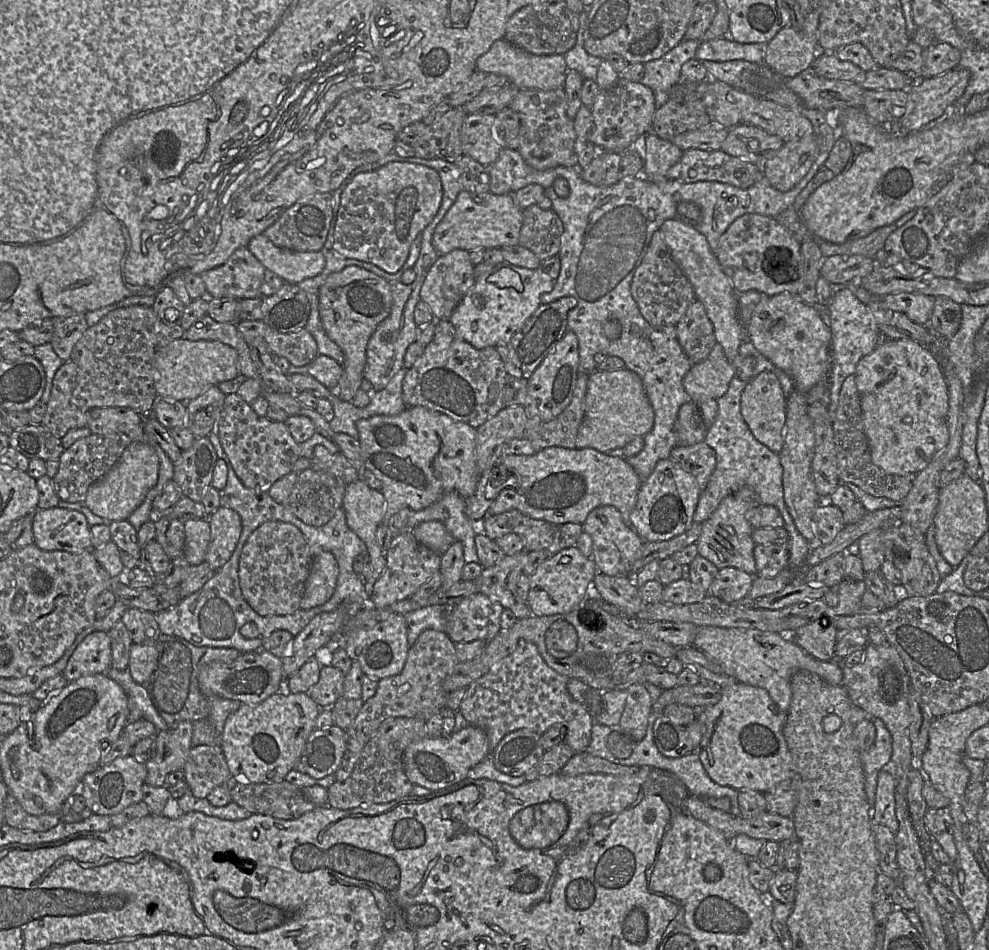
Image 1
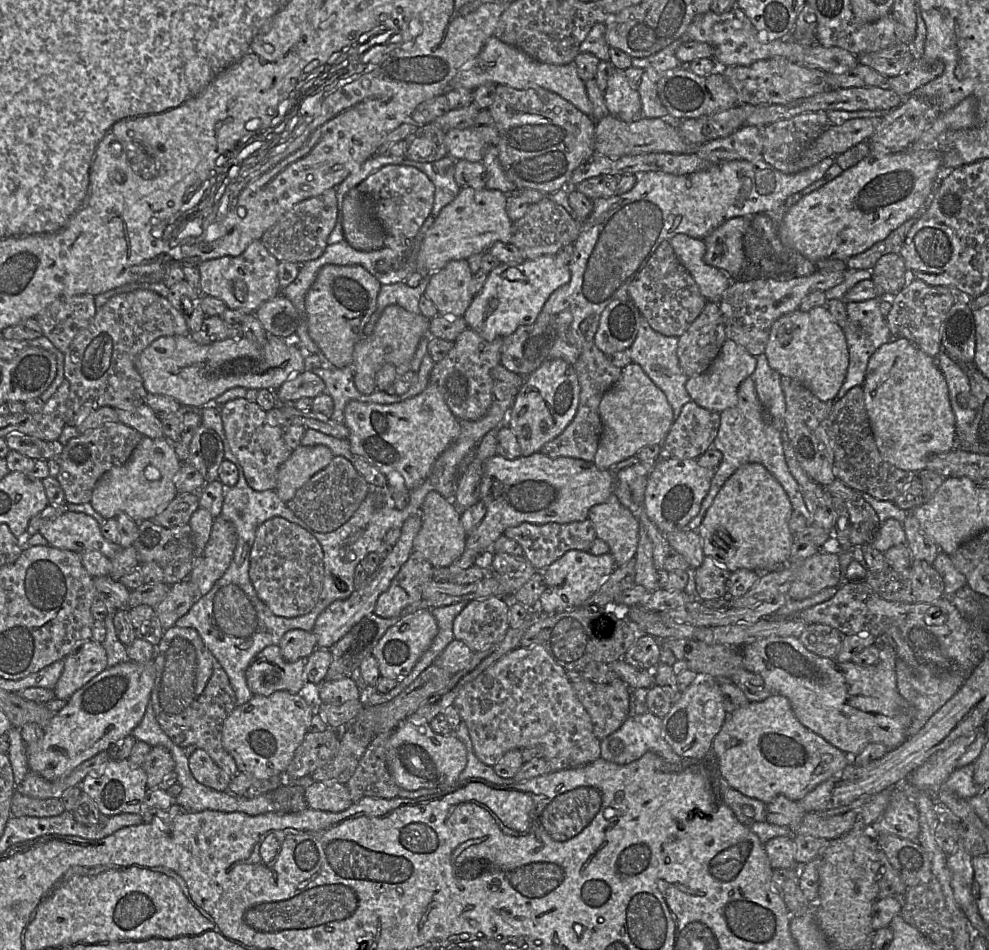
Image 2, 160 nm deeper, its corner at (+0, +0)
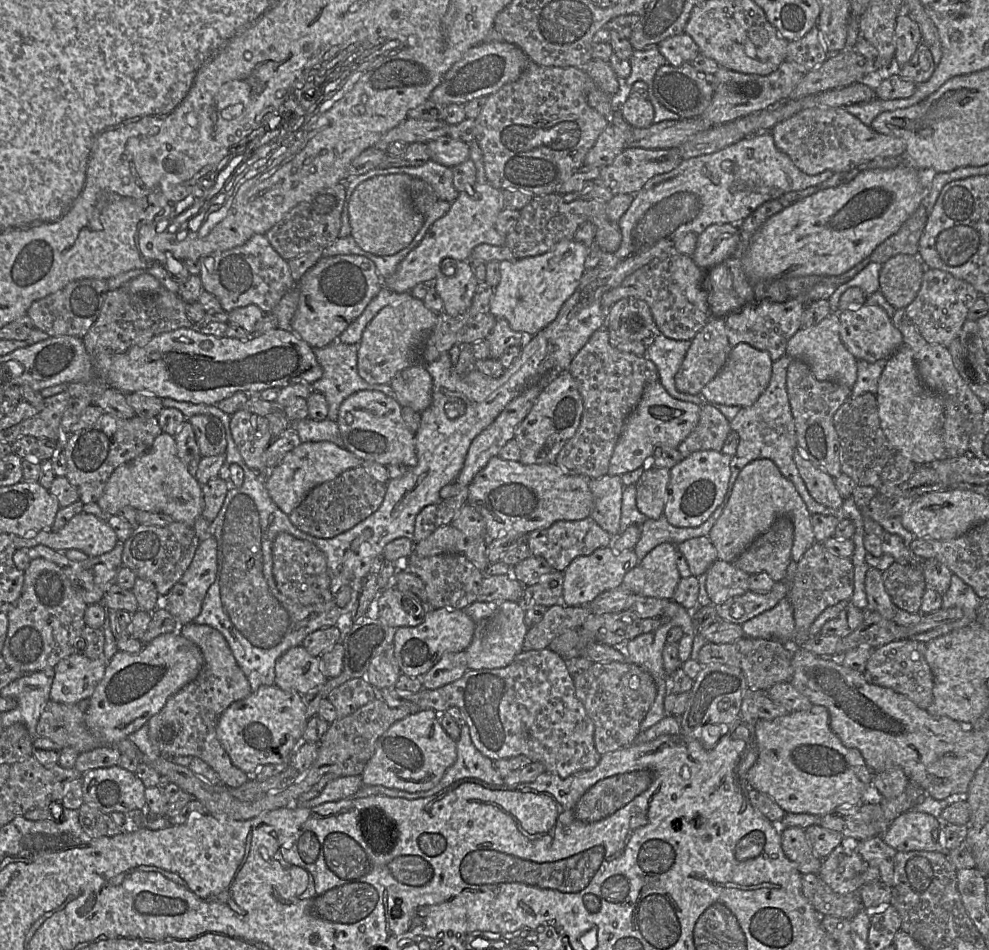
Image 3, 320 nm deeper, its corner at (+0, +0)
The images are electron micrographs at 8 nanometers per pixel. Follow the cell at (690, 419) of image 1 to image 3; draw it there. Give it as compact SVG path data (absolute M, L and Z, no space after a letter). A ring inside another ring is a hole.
M712 404L700 406L699 421L677 450L685 457L702 450L721 451L731 431L726 417Z

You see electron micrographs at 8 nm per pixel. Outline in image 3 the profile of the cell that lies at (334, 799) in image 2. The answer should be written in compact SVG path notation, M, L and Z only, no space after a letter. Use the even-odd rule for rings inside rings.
M427 709L395 722L377 741L374 754L361 774L363 786L380 785L407 792L424 792L435 787L457 759L456 741L442 728L439 715Z

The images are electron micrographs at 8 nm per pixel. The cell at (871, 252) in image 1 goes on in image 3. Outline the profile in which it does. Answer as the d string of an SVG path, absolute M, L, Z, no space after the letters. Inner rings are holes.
M924 204L905 221L900 229L881 243L867 257L869 262L883 264L898 254L918 255L919 240L925 228L928 214Z

